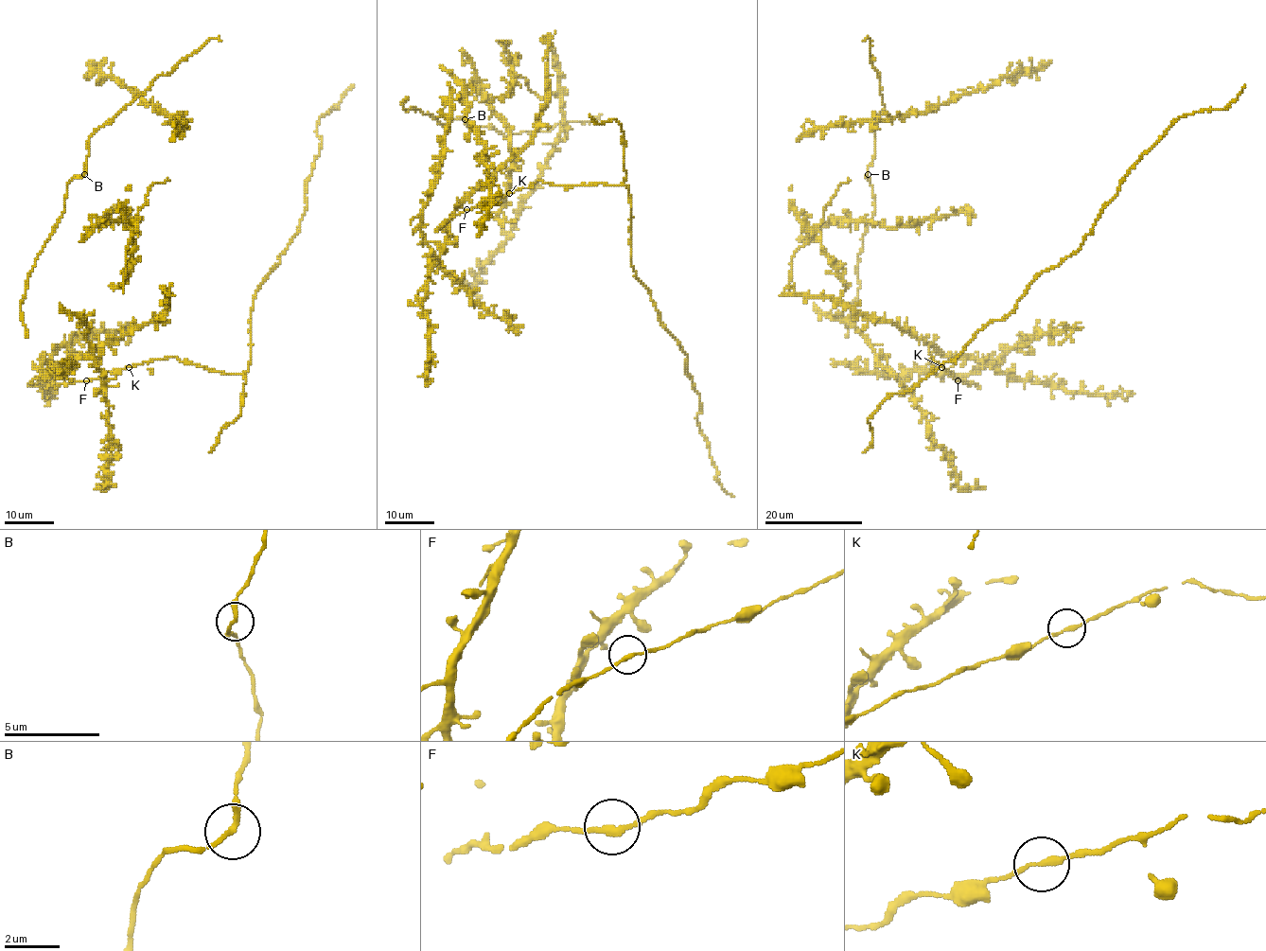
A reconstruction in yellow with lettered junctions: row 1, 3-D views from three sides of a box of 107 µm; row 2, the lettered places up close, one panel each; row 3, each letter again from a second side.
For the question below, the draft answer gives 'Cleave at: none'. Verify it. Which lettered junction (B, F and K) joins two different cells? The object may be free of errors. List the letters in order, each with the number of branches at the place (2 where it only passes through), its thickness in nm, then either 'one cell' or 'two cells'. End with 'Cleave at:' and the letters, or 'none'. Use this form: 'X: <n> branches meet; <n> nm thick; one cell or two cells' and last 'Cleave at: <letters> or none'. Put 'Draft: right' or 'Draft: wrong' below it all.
B: 2 branches meet; 190 nm thick; one cell
F: 2 branches meet; 190 nm thick; one cell
K: 2 branches meet; 200 nm thick; one cell
Cleave at: none
Draft: right

